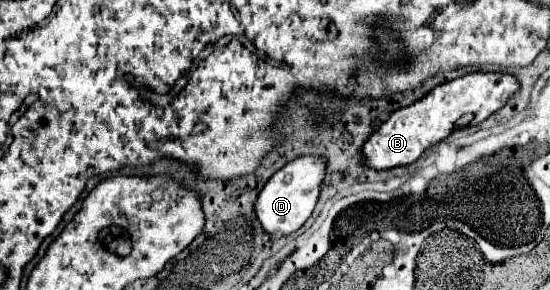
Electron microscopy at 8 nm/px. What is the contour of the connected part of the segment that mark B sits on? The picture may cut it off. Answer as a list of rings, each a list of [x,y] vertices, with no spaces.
[[[476,71],[454,81],[446,81],[434,87],[426,97],[422,97],[414,105],[394,111],[390,119],[382,123],[382,127],[378,127],[364,145],[364,163],[372,169],[392,169],[398,165],[410,165],[424,153],[424,149],[448,137],[456,129],[456,121],[462,115],[474,113],[474,123],[478,125],[486,117],[502,109],[508,103],[508,99],[518,91],[518,87],[520,83],[514,75],[500,71]]]

